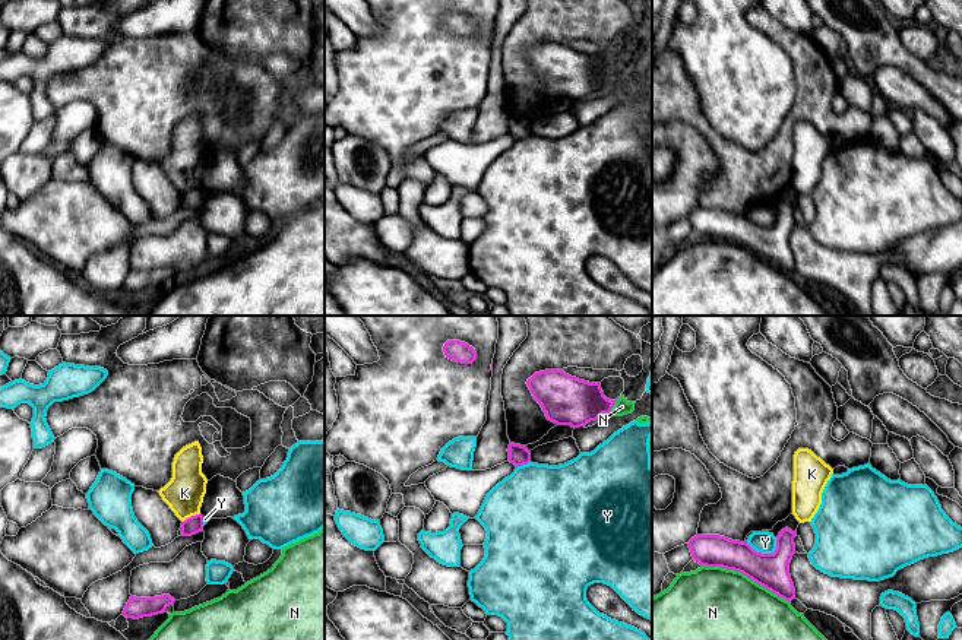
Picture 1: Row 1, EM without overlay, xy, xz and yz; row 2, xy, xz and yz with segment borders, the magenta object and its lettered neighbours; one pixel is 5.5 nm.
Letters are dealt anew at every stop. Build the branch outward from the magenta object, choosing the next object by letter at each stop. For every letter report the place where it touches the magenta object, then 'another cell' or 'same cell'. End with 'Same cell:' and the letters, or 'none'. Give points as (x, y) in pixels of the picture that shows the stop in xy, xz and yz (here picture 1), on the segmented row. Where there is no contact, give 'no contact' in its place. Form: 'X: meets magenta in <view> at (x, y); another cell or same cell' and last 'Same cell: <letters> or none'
K: meets magenta in xy at (190, 517); another cell
N: meets magenta in yz at (746, 574); another cell
Y: meets magenta in yz at (760, 553); another cell
Same cell: none

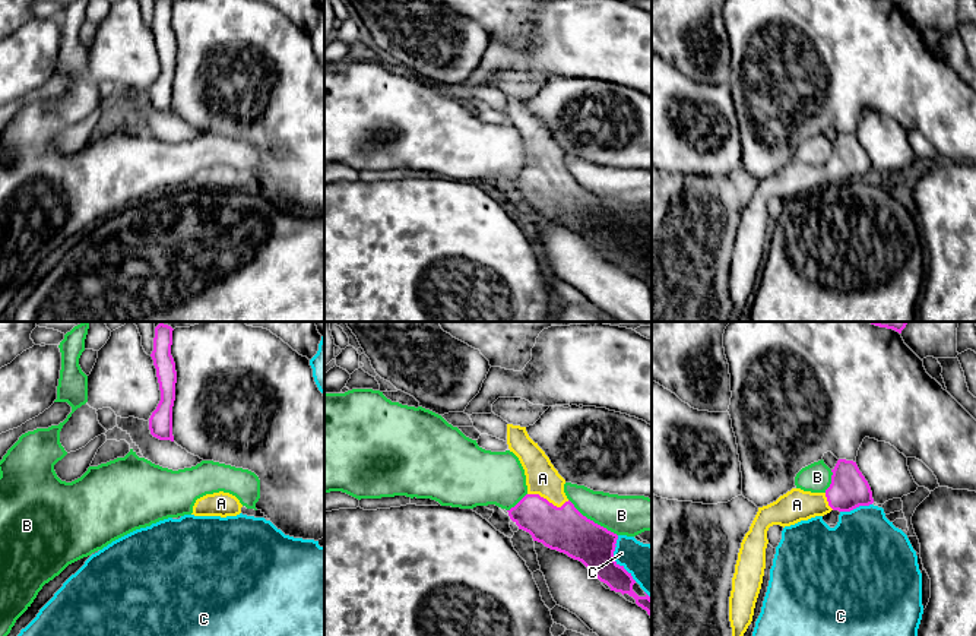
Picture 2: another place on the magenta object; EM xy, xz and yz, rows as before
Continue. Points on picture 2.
A: meets magenta in xz at (547, 500); same cell
B: meets magenta in xz at (592, 521); another cell
C: meets magenta in xz at (614, 559); another cell
Same cell: A

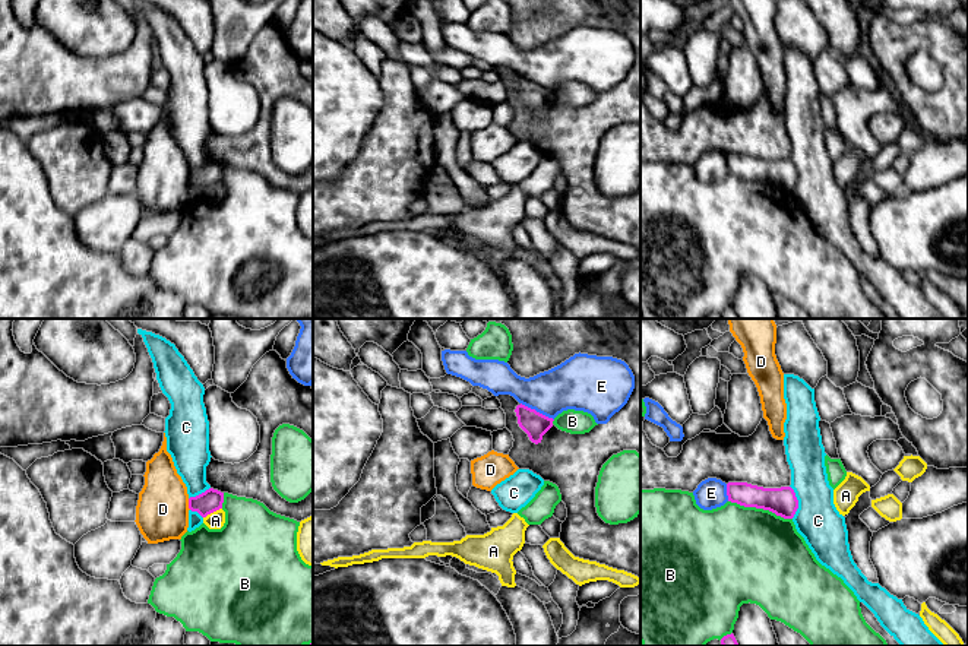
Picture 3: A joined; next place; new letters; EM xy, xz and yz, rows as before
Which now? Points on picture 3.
A: meets magenta in xy at (212, 512); another cell
B: meets magenta in yz at (761, 507); another cell
C: meets magenta in yz at (797, 502); another cell
D: meets magenta in xy at (189, 504); another cell
E: meets magenta in xz at (535, 411); another cell
Same cell: none

